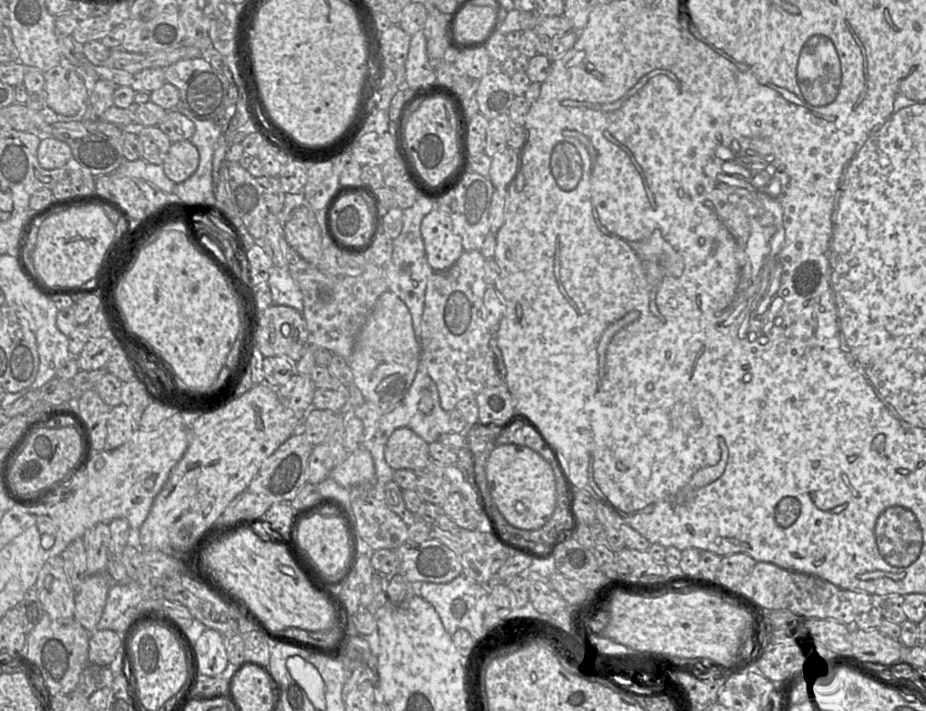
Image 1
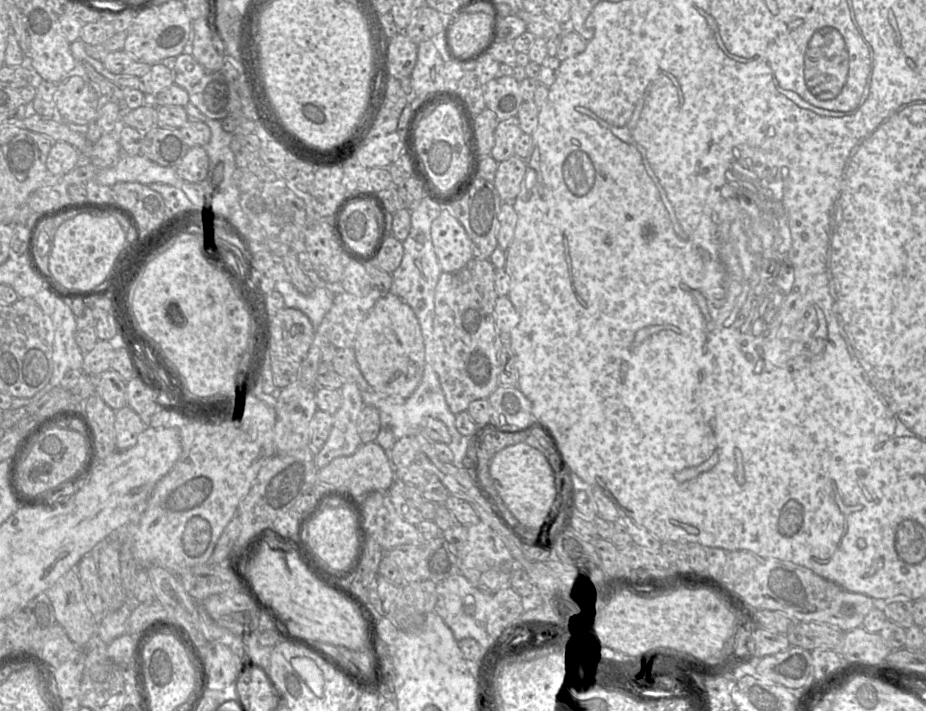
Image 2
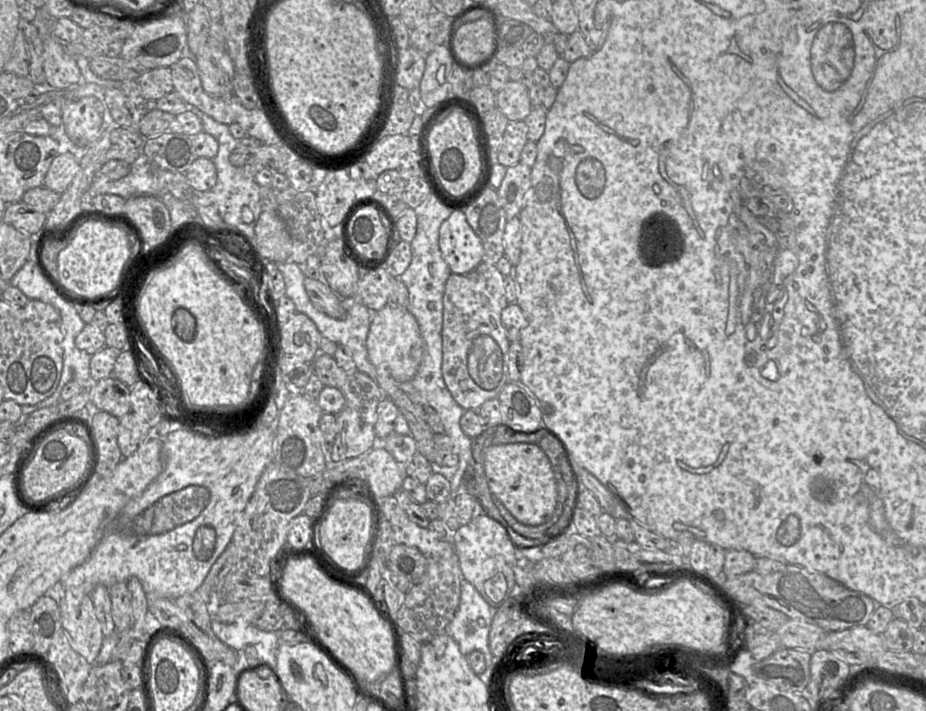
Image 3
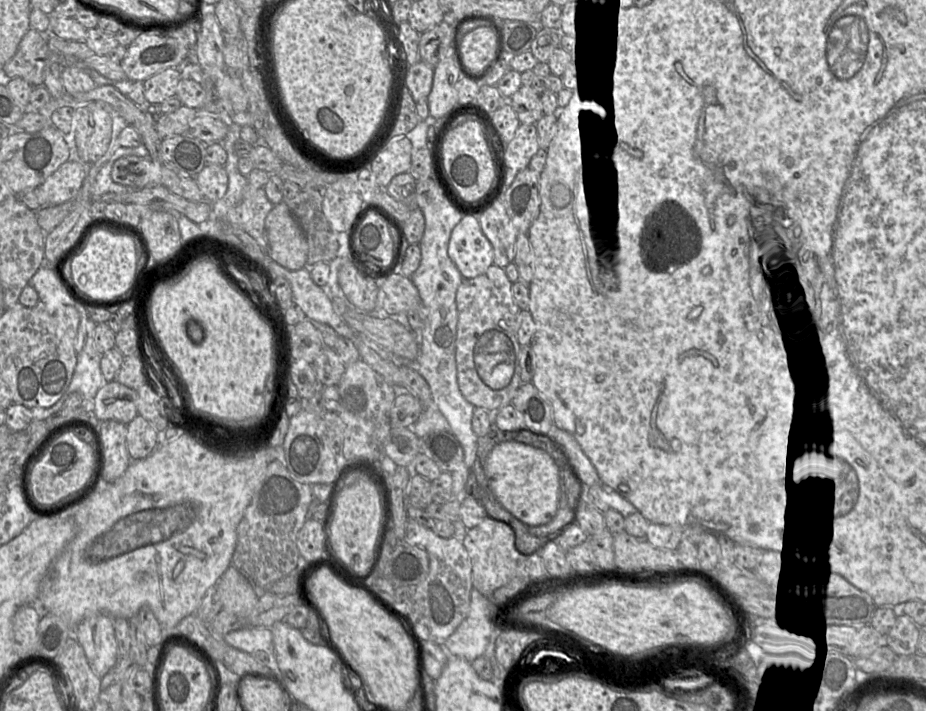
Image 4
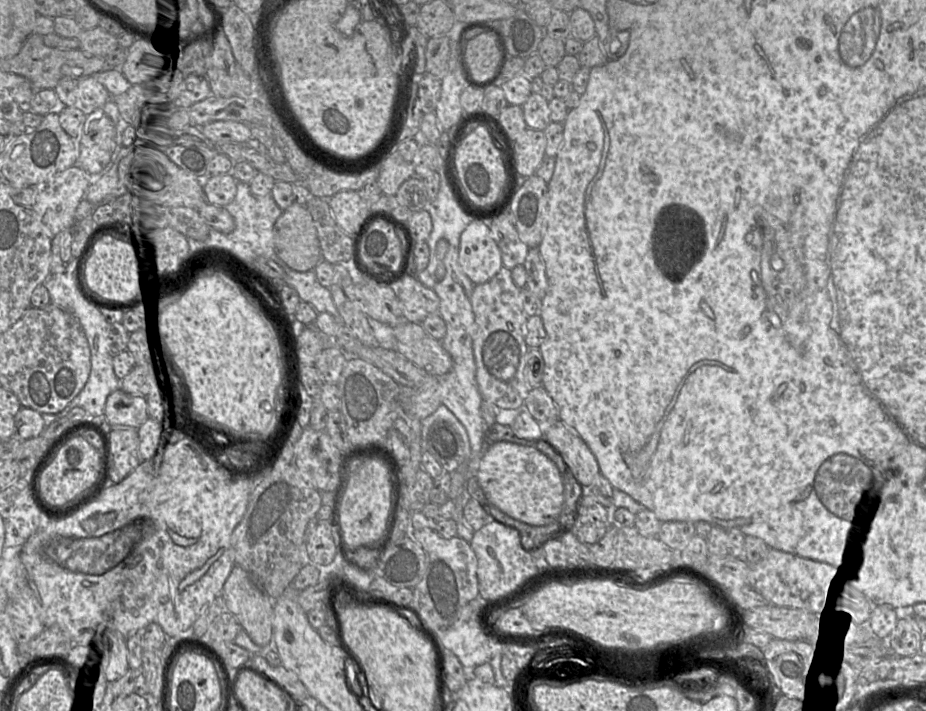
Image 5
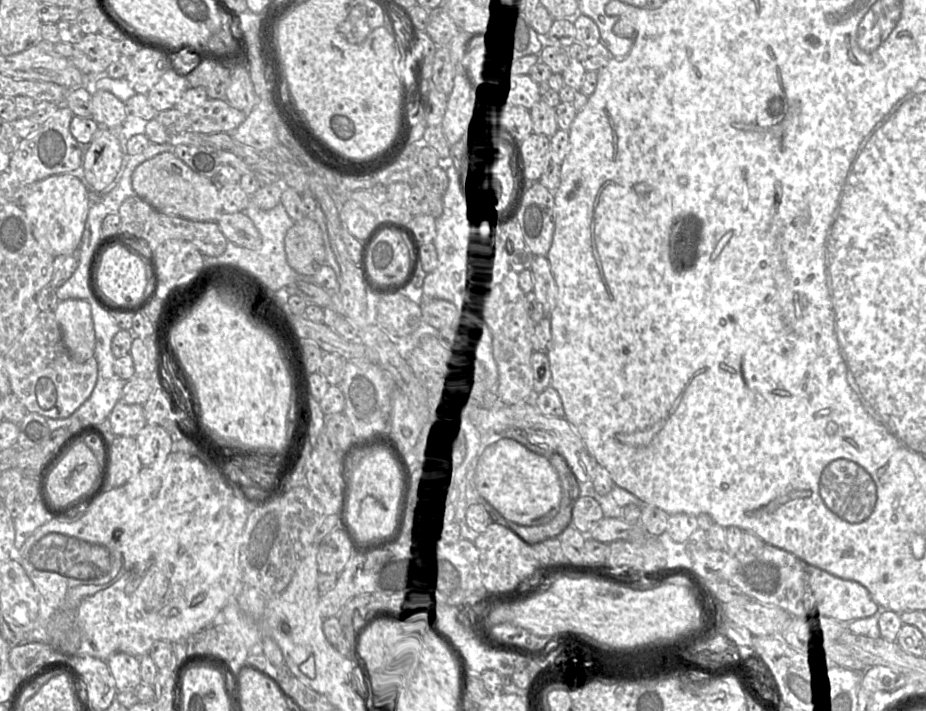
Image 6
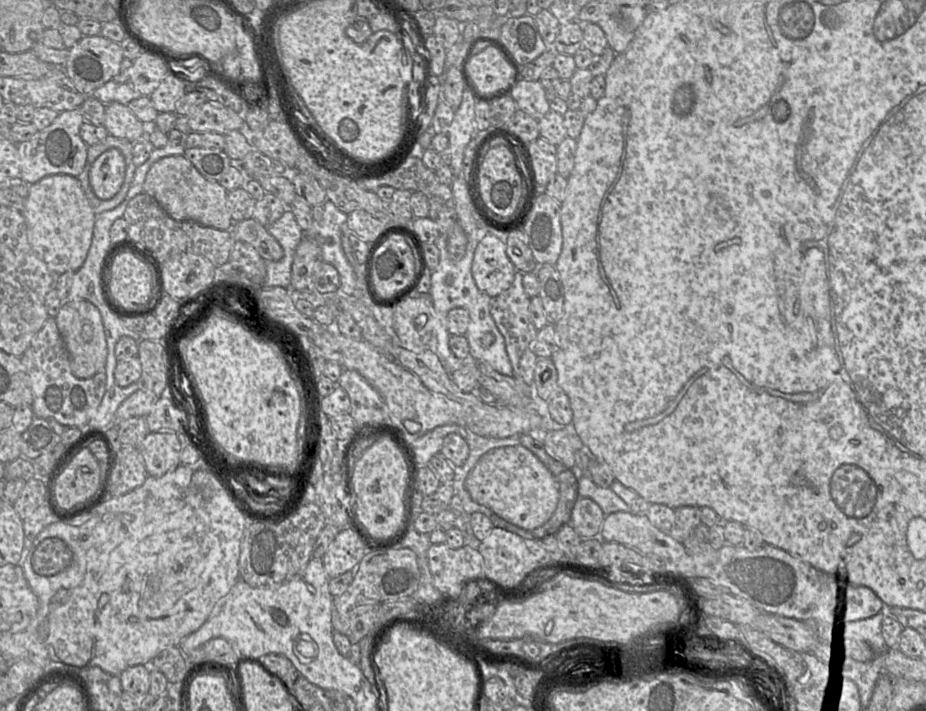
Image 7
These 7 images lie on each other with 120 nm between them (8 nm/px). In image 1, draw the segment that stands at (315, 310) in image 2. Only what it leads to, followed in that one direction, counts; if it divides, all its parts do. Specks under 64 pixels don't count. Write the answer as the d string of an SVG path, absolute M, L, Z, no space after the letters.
M273 267L267 281L273 304L285 305L303 314L303 295L287 268Z

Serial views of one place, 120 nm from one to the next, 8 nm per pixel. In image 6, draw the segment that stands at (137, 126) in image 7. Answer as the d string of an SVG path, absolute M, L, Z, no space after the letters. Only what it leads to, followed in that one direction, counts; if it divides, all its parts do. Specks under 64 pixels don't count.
M108 91L92 92L91 118L100 127L116 129L121 126L128 115L125 103Z

